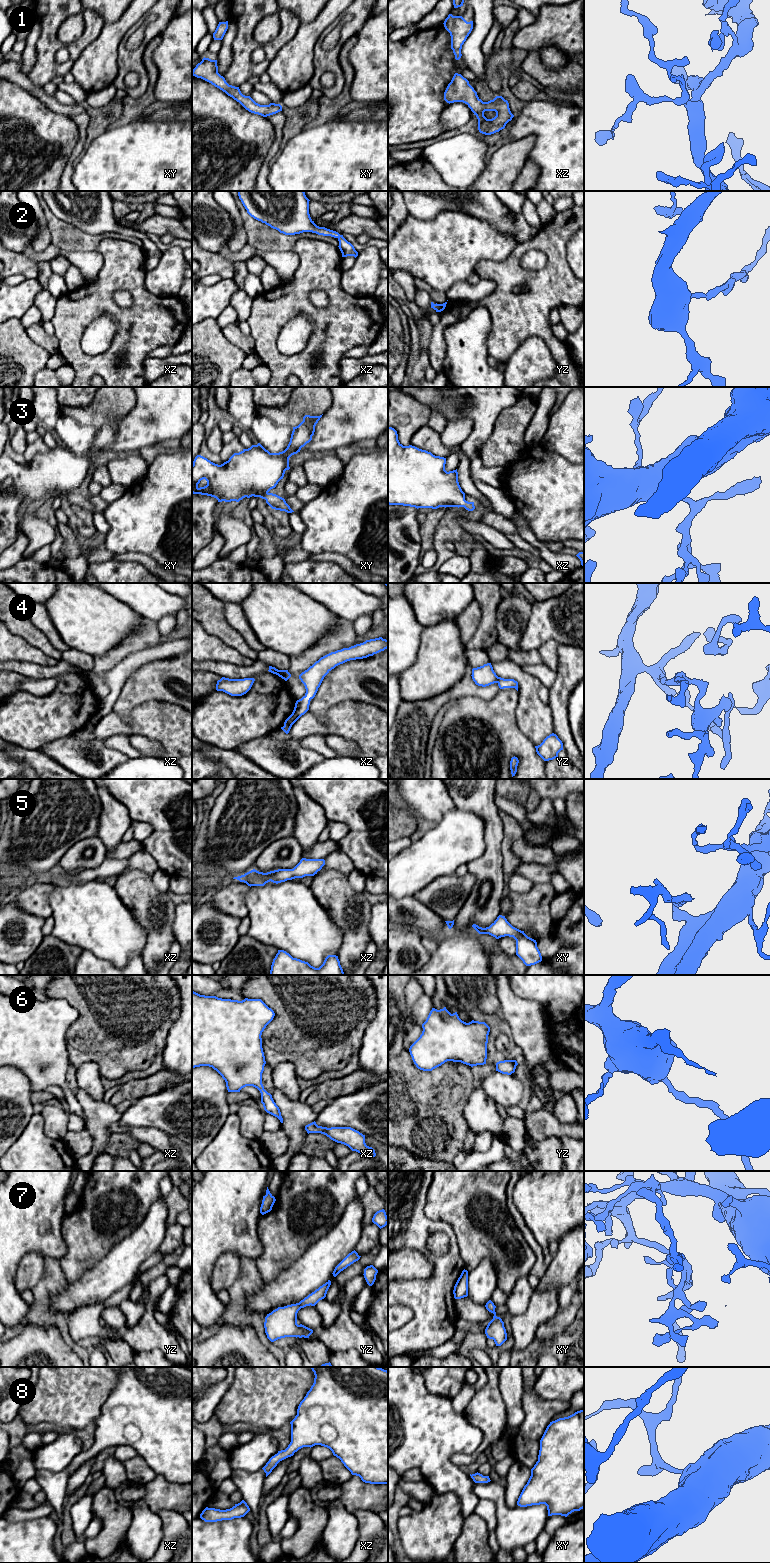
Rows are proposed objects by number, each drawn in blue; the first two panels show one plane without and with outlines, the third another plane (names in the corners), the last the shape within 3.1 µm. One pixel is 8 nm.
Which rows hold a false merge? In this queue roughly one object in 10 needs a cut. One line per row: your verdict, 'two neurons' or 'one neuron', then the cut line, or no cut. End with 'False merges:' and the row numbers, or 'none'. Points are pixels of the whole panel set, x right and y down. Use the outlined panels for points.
1: one neuron; no cut
2: one neuron; no cut
3: one neuron; no cut
4: one neuron; no cut
5: one neuron; no cut
6: one neuron; no cut
7: one neuron; no cut
8: one neuron; no cut
False merges: none

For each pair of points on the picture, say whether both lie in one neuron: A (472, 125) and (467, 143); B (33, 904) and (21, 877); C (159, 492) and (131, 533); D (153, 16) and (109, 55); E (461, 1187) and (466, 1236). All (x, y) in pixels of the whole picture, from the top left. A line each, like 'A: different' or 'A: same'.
A: different
B: same
C: same
D: different
E: same

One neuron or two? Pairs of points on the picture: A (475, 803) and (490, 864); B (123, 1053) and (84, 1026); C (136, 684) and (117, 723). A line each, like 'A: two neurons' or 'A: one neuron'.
A: one neuron
B: one neuron
C: two neurons

